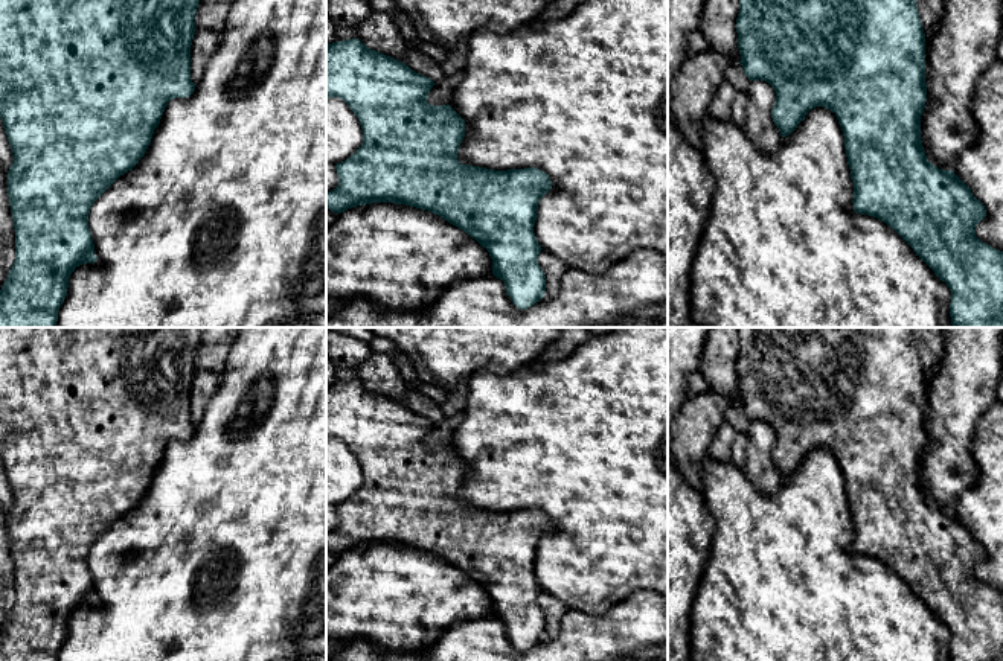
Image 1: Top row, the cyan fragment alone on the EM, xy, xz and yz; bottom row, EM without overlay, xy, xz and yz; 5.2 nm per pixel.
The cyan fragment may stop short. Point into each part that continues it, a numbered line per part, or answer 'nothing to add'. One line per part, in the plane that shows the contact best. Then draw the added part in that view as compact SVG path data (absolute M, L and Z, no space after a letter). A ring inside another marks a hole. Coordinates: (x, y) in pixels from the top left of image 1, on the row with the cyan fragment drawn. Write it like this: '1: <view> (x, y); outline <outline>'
nothing to add

